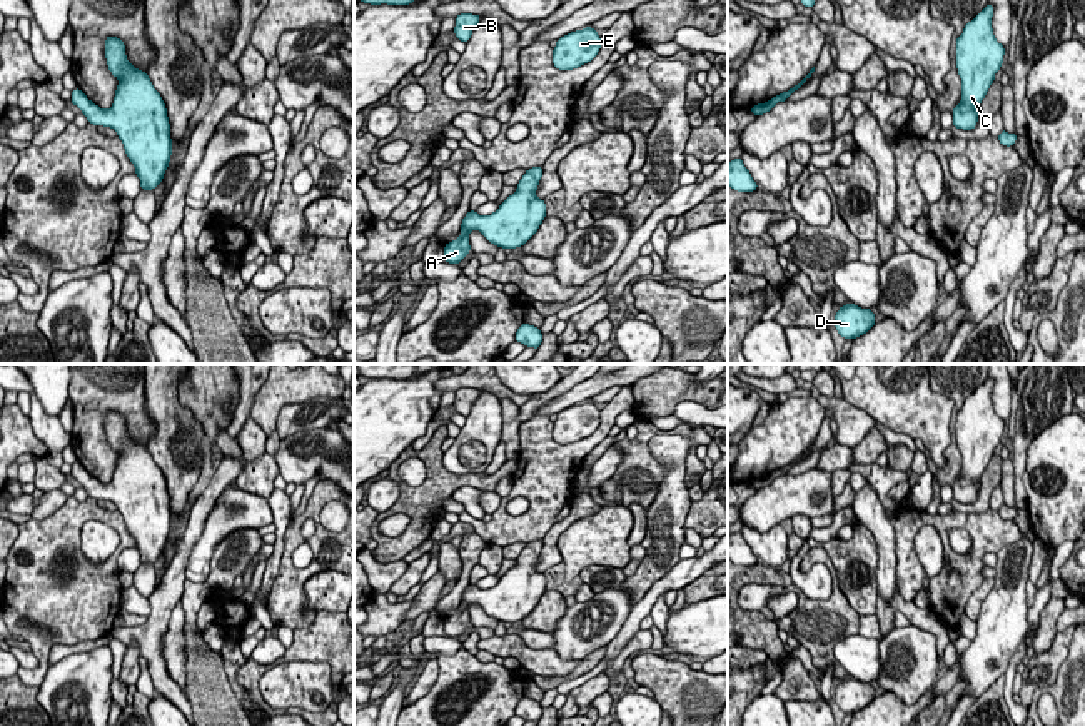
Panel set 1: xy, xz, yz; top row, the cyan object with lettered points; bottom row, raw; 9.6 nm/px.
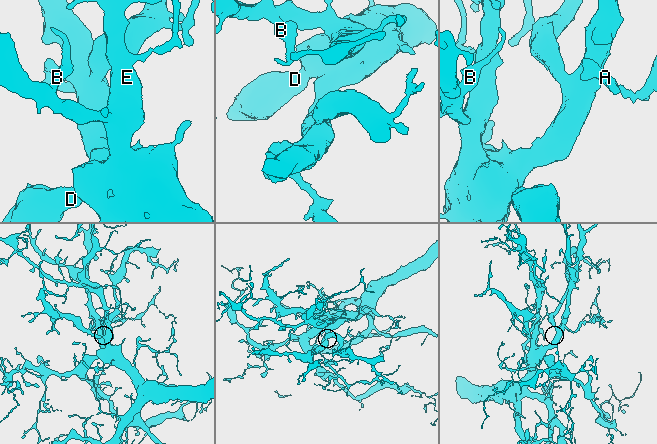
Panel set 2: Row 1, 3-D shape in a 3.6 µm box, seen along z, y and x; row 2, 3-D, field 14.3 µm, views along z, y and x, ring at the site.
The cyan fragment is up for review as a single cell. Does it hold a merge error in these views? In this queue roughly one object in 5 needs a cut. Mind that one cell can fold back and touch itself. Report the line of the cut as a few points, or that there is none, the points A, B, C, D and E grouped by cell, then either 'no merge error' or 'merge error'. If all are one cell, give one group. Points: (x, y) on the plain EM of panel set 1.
cut none; groups A B C D E; no merge error

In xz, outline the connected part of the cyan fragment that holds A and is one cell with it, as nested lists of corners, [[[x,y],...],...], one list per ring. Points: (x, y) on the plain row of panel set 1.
[[[542,539],[527,542],[517,564],[509,569],[491,589],[469,584],[462,592],[462,608],[444,619],[447,638],[457,639],[469,626],[469,608],[479,604],[486,614],[502,623],[522,621],[537,606],[546,592],[546,577],[536,571]]]

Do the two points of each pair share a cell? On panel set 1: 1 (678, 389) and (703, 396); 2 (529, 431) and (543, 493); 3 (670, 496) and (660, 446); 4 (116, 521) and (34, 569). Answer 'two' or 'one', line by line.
1: one
2: one
3: one
4: one

